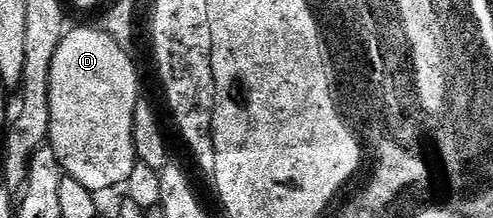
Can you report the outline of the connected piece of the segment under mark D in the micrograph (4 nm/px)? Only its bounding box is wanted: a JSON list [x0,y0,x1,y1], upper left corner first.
[49,26,141,192]

